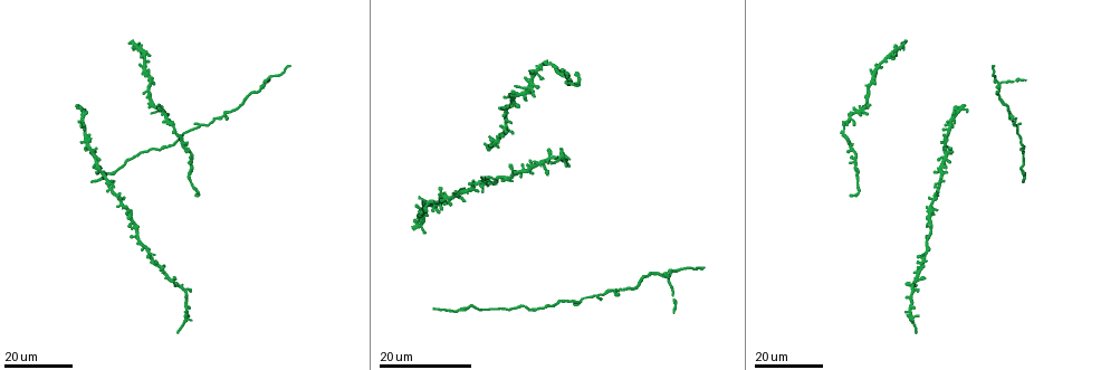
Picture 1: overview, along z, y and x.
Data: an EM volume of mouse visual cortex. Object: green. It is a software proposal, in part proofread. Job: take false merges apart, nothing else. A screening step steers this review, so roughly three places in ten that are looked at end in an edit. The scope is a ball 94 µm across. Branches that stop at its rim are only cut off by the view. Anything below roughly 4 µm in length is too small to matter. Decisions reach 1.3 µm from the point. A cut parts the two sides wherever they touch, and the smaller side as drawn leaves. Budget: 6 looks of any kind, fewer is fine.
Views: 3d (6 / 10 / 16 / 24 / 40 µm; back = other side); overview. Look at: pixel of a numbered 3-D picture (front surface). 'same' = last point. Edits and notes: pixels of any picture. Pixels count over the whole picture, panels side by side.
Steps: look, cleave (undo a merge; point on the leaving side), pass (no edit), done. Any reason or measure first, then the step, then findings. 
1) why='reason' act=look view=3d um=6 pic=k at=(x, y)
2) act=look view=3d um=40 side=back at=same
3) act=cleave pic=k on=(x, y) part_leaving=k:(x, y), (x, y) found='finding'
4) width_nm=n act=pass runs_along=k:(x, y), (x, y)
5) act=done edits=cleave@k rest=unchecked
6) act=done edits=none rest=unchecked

why='four-way junction' act=look view=3d um=16 pic=1 at=(918, 281)

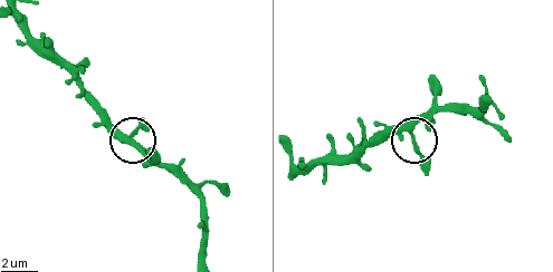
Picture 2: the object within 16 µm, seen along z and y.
act=look view=3d um=10 pic=2 at=(412, 135)

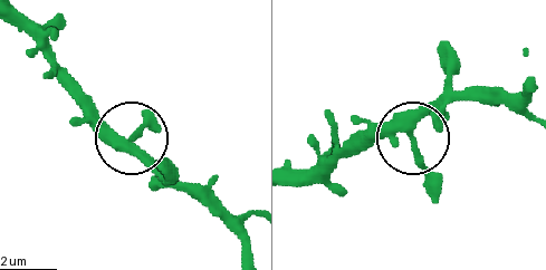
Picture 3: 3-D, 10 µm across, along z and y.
arms=4 act=pass runs_along=3:(291, 183), (336, 154), (399, 133), (411, 140), (432, 195) found='continuous, no second neuron'

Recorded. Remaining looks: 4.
why='calibre changes' act=look view=3d um=16 pic=1 at=(192, 184)

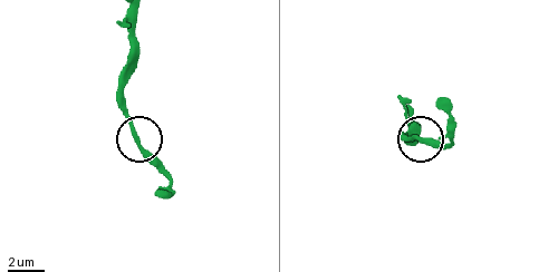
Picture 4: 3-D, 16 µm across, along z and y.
act=look view=3d um=10 pic=4 at=(421, 142)

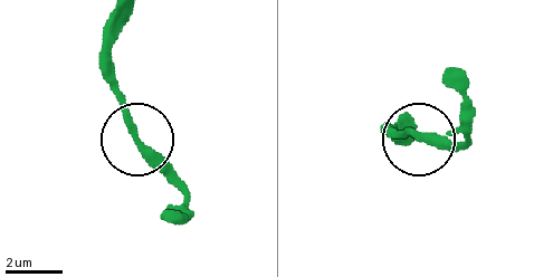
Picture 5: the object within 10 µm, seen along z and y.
width_nm=270 act=pass found='all the same neuron'

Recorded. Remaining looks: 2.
why='thick turns thin' act=look view=3d um=24 pic=1 at=(956, 113)

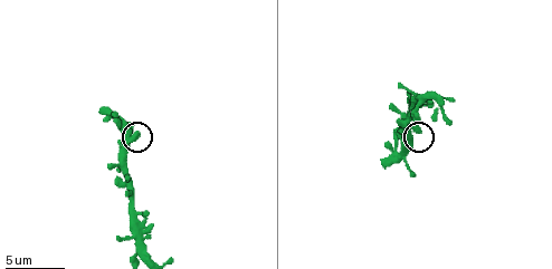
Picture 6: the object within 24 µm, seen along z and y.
act=look view=3d um=6 pic=6 at=(418, 130)

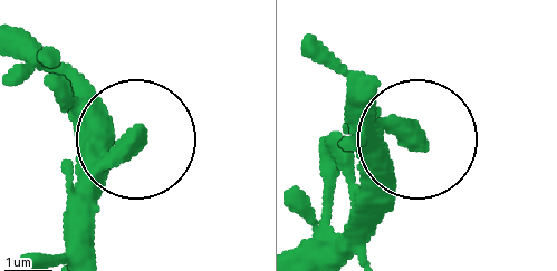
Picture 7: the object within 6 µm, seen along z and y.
act=pass found='continuous, no second neuron'

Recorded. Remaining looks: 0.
act=done edits=none rest=unchecked

